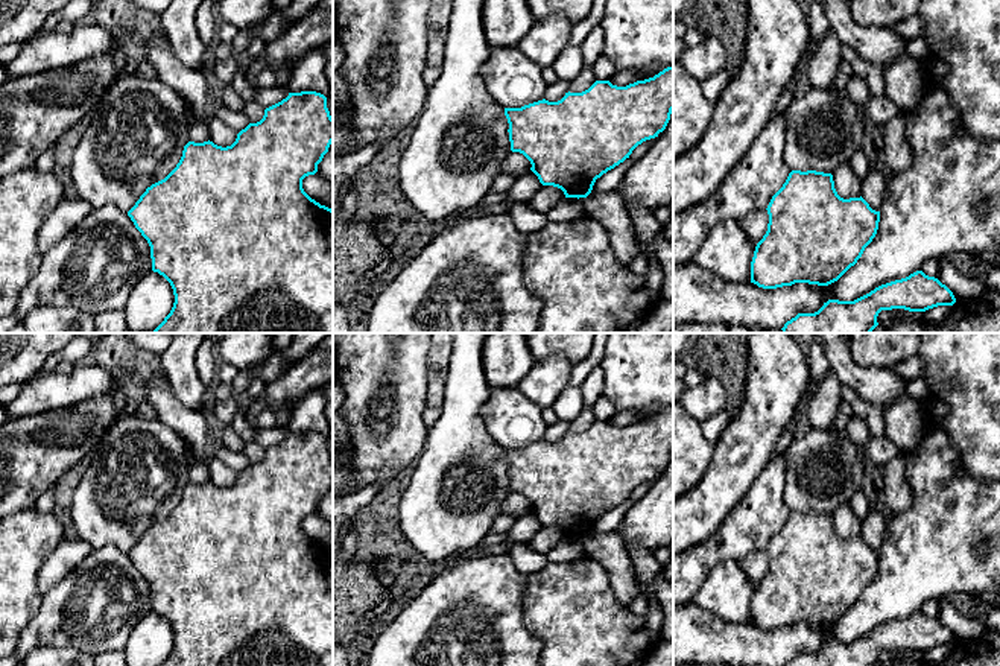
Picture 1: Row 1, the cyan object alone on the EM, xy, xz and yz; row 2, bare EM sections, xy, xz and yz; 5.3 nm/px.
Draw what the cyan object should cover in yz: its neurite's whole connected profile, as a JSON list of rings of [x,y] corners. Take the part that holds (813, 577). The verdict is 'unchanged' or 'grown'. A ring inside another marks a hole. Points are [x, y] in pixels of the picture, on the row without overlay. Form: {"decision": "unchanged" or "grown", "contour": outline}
{"decision": "unchanged", "contour": [[[792,511],[767,546],[769,564],[751,602],[751,623],[777,630],[795,623],[828,626],[862,598],[877,575],[880,552],[860,538],[843,540],[831,514]]]}

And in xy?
{"decision": "unchanged", "contour": [[[316,432],[289,433],[286,439],[264,450],[257,464],[249,464],[237,474],[231,487],[213,482],[184,487],[176,508],[161,522],[152,525],[128,552],[135,569],[150,587],[152,611],[172,626],[175,643],[160,666],[333,666],[333,550],[312,540],[302,529],[302,520],[318,512],[318,505],[333,484],[333,458],[327,438]]]}

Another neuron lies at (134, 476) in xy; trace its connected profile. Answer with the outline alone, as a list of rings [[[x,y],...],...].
[[[132,412],[116,421],[90,450],[71,497],[74,534],[93,550],[114,544],[128,553],[147,528],[176,508],[188,482],[184,439],[160,418]]]

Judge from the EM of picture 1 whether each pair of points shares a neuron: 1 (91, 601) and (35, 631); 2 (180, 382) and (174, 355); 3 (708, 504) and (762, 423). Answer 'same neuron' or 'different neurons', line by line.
1: same neuron
2: same neuron
3: same neuron

